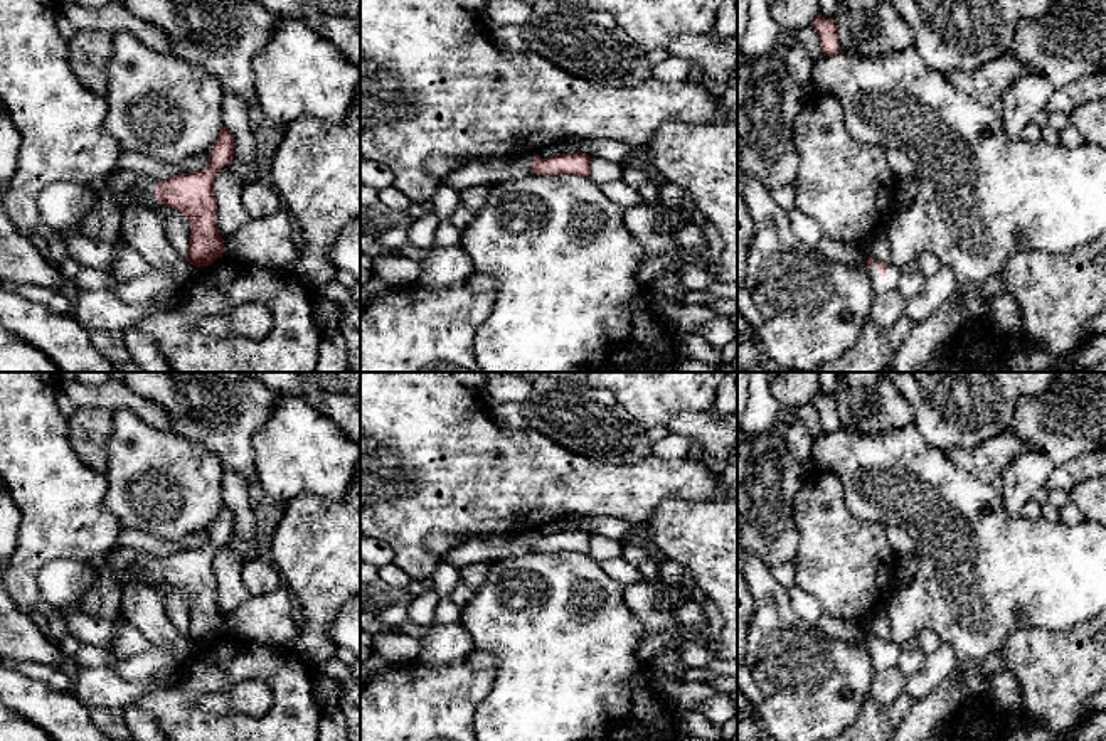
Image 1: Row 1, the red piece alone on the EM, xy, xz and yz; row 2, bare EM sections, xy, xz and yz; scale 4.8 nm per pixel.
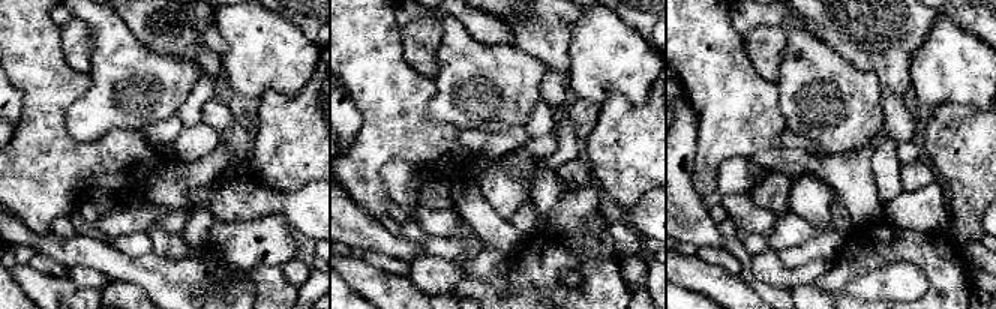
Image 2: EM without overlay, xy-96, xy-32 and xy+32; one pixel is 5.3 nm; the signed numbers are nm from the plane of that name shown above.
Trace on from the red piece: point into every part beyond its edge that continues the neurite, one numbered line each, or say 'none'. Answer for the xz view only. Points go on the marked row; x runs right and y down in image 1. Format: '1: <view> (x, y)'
1: xz (492, 170)

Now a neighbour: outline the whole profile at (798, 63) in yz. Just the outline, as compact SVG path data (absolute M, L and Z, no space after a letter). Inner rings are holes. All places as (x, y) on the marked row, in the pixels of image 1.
M795 42L791 47L786 49L784 61L790 77L798 86L806 88L810 84L811 69L815 64L808 51L800 42Z

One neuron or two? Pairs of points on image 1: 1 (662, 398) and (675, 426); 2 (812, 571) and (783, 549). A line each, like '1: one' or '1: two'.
1: two
2: two

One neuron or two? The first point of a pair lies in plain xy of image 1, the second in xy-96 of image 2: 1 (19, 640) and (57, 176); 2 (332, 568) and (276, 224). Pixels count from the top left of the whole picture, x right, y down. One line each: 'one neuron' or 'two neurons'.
1: two neurons
2: two neurons

